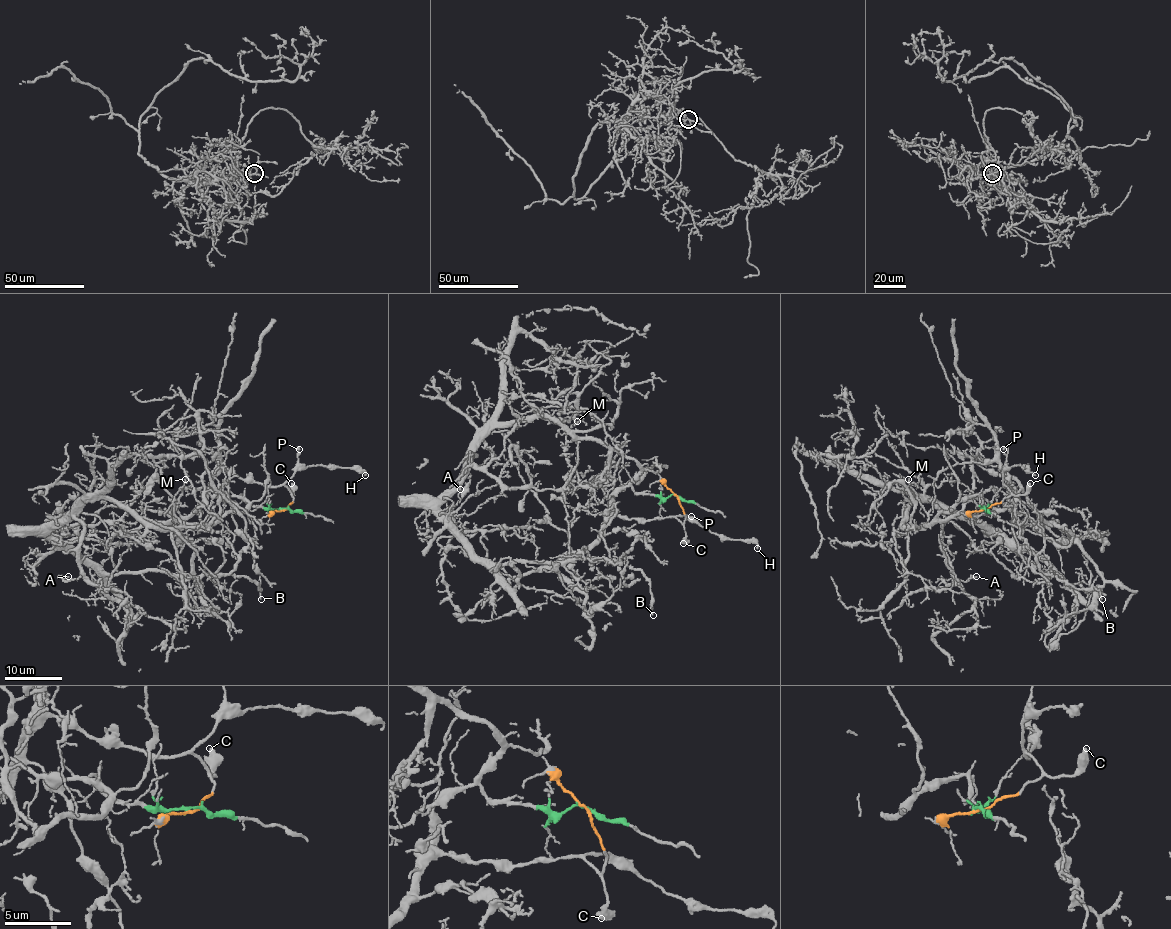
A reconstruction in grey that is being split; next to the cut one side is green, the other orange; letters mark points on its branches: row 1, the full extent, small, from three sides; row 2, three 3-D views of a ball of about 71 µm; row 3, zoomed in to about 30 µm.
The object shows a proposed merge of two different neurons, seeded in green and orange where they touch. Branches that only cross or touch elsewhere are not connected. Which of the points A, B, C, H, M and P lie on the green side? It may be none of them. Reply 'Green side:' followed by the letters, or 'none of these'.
Green side: A, B, M

